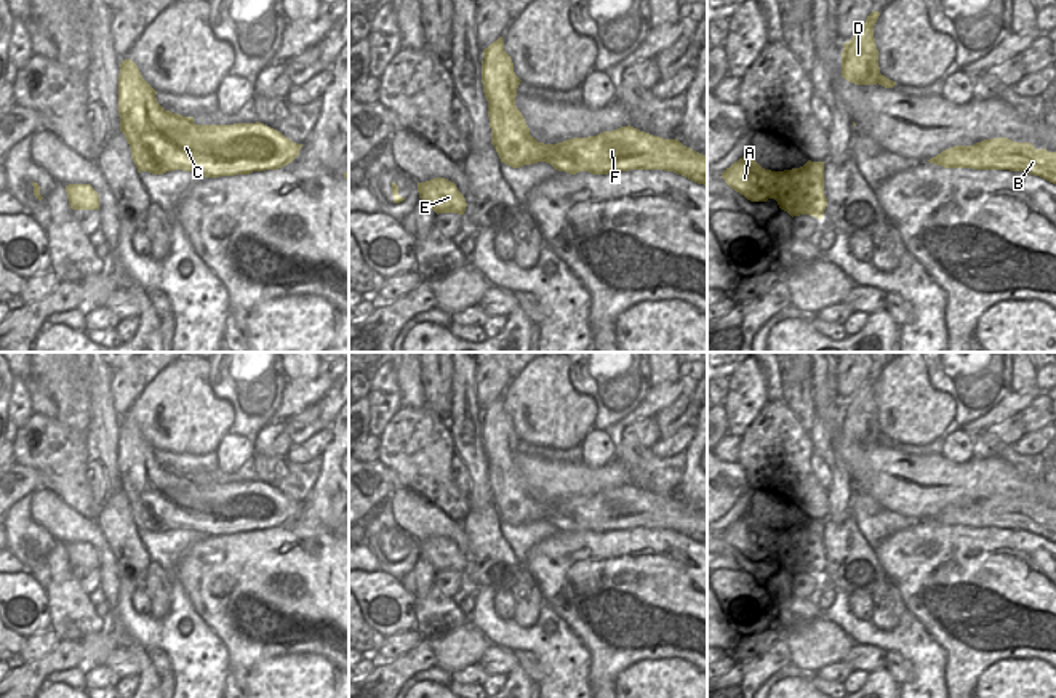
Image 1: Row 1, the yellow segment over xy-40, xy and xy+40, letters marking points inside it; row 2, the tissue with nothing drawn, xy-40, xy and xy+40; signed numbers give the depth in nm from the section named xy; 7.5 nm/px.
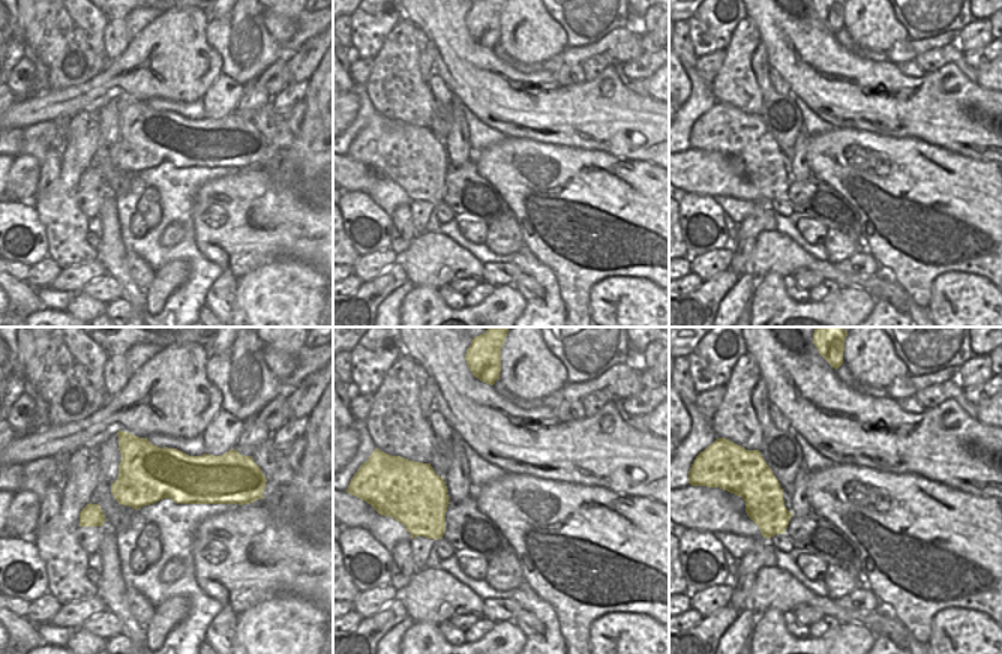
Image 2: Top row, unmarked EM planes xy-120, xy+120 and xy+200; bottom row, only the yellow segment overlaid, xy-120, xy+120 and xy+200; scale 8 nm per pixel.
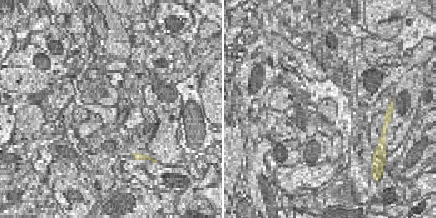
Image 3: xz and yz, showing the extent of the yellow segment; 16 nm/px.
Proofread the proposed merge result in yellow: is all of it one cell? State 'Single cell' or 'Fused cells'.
Single cell

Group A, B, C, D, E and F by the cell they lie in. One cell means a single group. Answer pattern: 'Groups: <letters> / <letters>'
Groups: A B C D E F

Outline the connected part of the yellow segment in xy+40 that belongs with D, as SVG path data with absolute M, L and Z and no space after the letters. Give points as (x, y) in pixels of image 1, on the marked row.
M872 11L853 38L843 43L842 77L854 85L882 85L893 88L896 82L880 74L874 26L880 13Z

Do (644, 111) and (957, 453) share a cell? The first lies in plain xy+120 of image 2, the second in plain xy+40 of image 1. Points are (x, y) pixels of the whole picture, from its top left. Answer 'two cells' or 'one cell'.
two cells

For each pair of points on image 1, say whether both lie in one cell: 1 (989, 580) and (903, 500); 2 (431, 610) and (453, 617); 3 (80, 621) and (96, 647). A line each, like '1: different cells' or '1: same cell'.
1: different cells
2: same cell
3: different cells

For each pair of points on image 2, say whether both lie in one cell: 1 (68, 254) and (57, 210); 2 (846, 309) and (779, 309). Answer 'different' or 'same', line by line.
1: same
2: same

